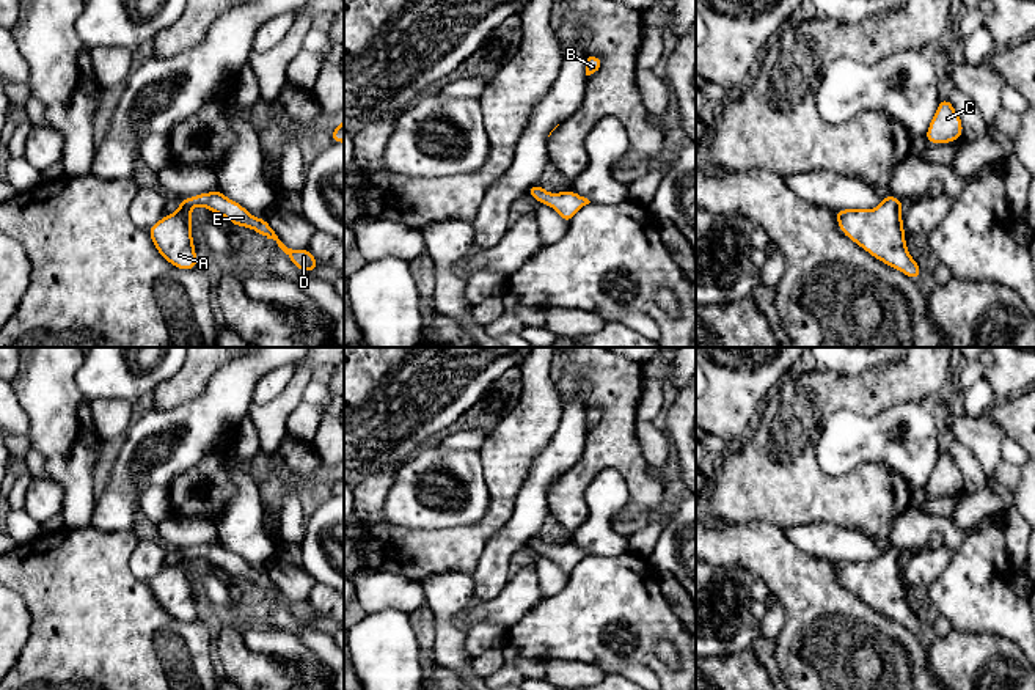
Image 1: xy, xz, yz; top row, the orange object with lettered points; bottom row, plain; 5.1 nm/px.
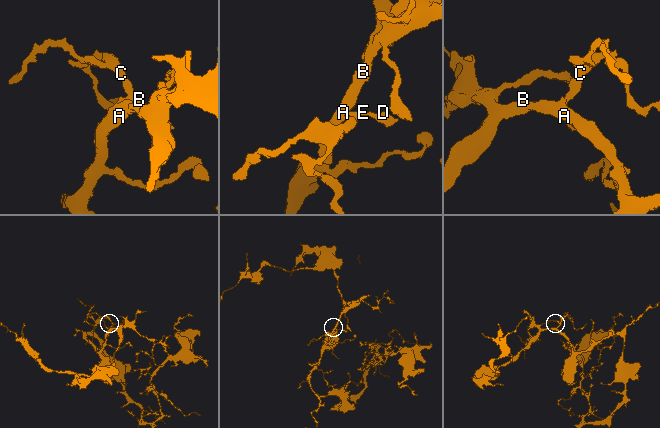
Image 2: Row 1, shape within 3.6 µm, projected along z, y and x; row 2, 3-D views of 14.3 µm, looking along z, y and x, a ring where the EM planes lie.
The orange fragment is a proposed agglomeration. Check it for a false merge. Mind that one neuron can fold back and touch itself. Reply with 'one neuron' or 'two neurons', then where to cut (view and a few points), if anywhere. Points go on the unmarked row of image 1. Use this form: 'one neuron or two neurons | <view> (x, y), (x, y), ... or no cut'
one neuron | no cut

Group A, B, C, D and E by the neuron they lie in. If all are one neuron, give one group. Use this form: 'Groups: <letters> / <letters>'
Groups: A B C D E

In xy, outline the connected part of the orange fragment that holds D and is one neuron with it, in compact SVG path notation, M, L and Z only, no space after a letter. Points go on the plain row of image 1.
M220 541L179 552L179 560L176 564L163 567L148 582L154 600L171 618L182 622L192 622L198 619L198 610L190 582L193 575L192 561L195 558L204 558L214 566L228 571L236 578L247 578L267 591L273 591L278 599L287 607L291 615L298 621L298 624L317 624L320 615L311 607L308 600L287 600L278 591L267 571L258 571L251 567L240 555L226 550Z

